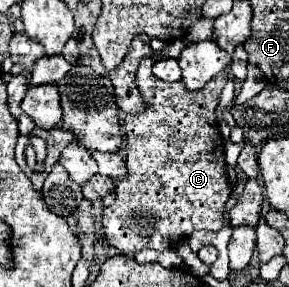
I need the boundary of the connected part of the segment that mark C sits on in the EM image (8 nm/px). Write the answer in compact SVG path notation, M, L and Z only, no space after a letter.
M175 39L167 45L167 53L155 51L149 57L143 57L141 63L139 63L139 69L137 69L137 89L141 93L141 99L145 101L145 111L143 113L135 113L135 115L127 115L125 117L125 163L127 163L127 175L125 179L121 179L117 183L117 201L109 207L103 209L103 233L107 237L107 241L119 249L123 255L131 257L133 253L141 251L141 249L155 249L155 251L163 251L163 249L171 249L175 247L179 241L187 241L189 235L197 229L205 229L205 231L219 231L223 227L223 209L225 209L225 203L231 195L231 185L229 185L229 179L227 179L227 163L225 163L225 147L223 147L223 139L221 139L221 133L219 133L219 125L217 125L217 115L215 115L215 109L219 105L219 95L221 95L221 89L225 87L227 83L227 71L221 71L219 75L215 75L201 91L189 91L185 87L185 83L177 81L177 83L165 83L157 77L153 77L152 66L159 60L173 58L178 59L182 50L188 45L187 39Z

